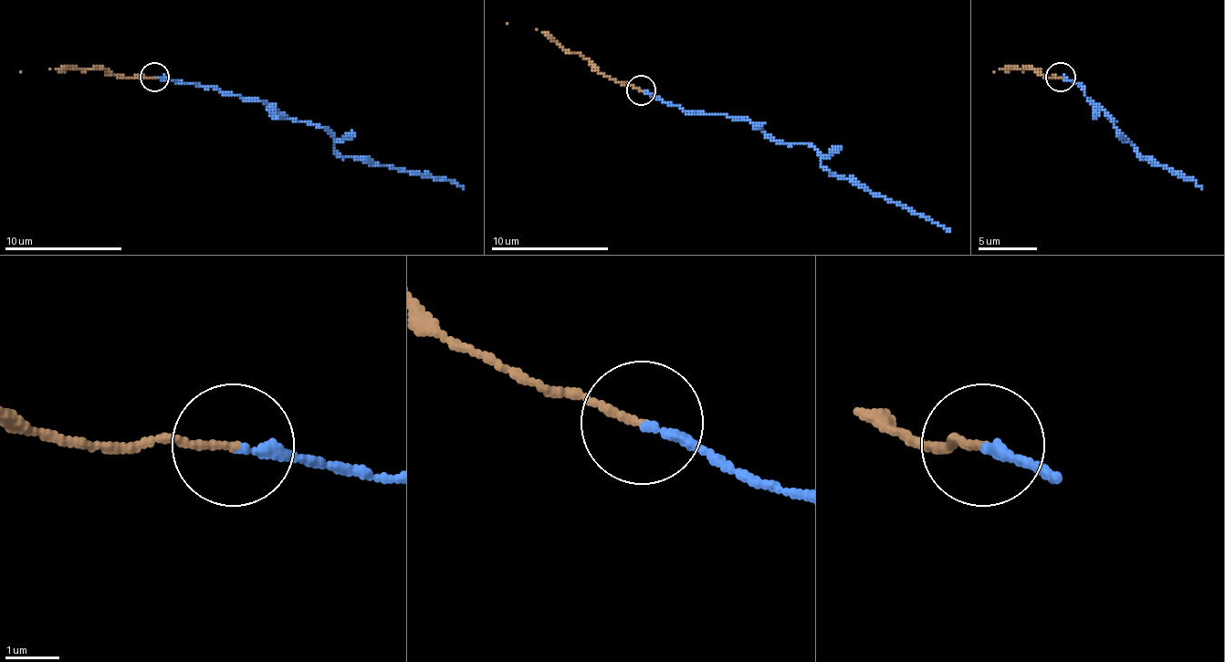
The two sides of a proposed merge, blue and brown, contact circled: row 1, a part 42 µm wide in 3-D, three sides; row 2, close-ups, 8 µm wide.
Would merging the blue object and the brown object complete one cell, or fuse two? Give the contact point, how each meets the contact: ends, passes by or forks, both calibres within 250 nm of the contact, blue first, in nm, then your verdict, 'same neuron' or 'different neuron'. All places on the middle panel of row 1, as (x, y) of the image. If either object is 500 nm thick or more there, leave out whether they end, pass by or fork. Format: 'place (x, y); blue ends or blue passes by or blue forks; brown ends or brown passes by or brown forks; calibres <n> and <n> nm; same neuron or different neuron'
place (641, 90); blue ends; brown ends; calibres 170 and 130 nm; same neuron

